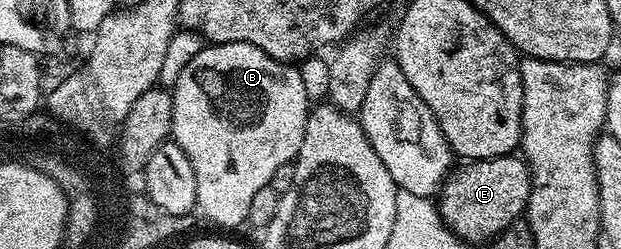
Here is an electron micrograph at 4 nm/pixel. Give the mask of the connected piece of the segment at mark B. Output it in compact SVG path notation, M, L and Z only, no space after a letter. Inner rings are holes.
M215 43L202 46L195 57L183 68L183 73L175 81L171 89L173 97L173 130L171 132L172 142L187 153L187 161L191 161L191 169L195 169L195 185L197 186L197 207L213 223L218 223L218 228L229 229L225 227L237 227L240 223L244 224L249 217L251 209L251 200L259 189L268 187L275 169L280 169L282 165L294 162L299 153L299 145L303 145L303 133L307 129L307 117L311 110L311 102L305 89L303 89L303 79L299 70L294 64L284 63L259 49L250 43Z

